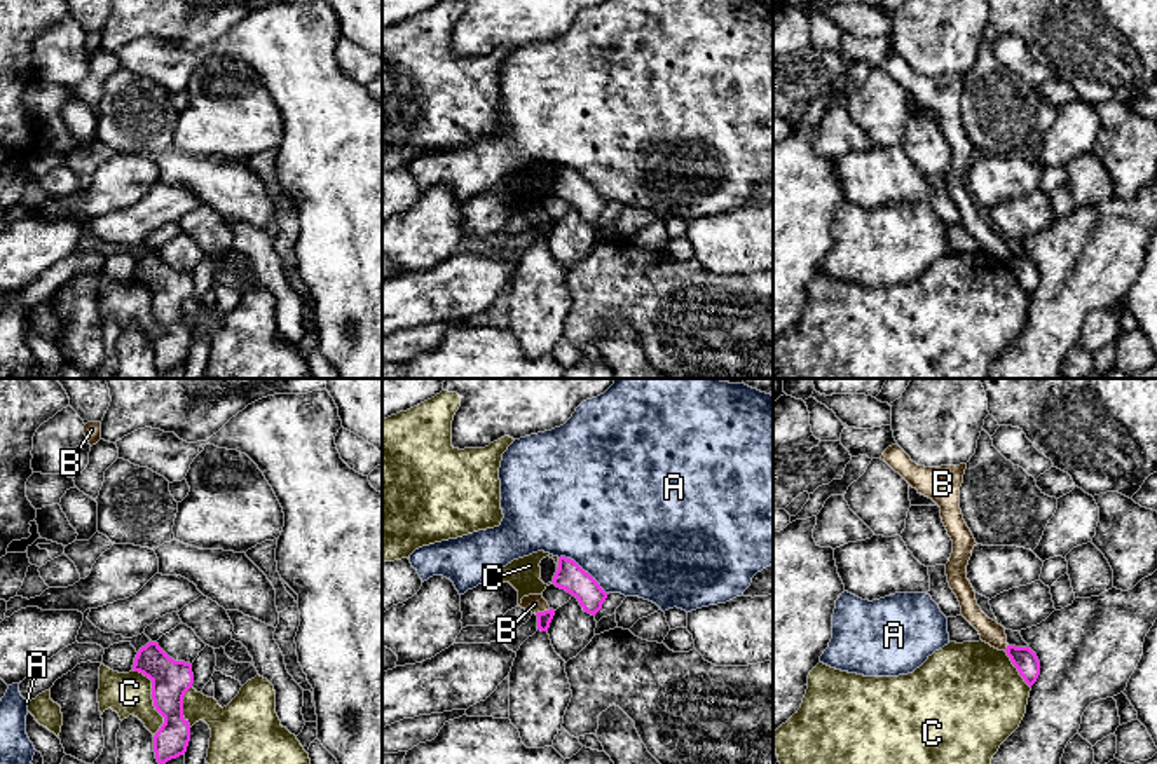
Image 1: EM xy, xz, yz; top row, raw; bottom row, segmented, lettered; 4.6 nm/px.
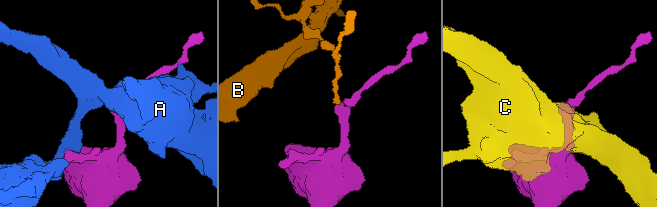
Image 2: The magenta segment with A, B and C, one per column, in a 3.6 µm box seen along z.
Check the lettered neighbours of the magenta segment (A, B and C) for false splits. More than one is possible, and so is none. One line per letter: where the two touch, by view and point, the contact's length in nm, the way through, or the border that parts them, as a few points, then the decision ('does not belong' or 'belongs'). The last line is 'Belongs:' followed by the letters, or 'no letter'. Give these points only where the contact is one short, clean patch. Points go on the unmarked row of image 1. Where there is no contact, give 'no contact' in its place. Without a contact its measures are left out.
A: meets magenta in xz at (581, 178); contact 280 nm long; does not belong
B: meets magenta in xz at (545, 220); contact 80 nm long; border along xz (550, 218), (536, 224); does not belong
C: meets magenta in xy at (152, 307); contact 340 nm long; does not belong
Belongs: no letter

